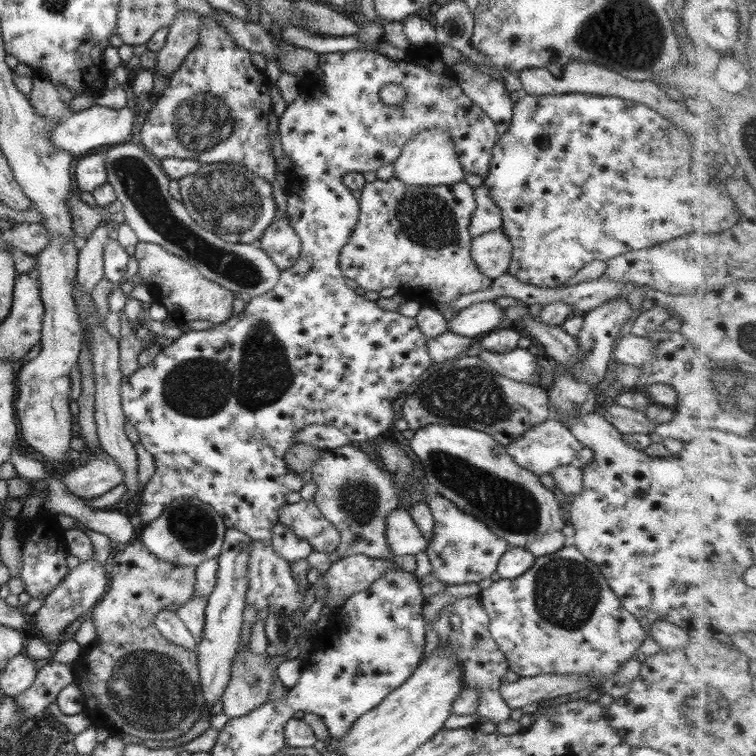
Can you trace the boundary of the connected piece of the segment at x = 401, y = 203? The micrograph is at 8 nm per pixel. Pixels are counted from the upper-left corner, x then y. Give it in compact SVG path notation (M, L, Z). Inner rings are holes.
M393 176L388 180L376 178L370 183L365 183L358 199L359 214L357 222L349 235L347 244L340 250L338 264L342 276L355 280L357 286L363 288L365 291L379 292L380 290L383 290L383 288L396 288L406 301L413 300L417 301L422 306L431 306L432 308L435 308L442 314L442 317L447 322L447 320L450 320L458 313L458 311L450 307L453 300L462 294L483 290L484 288L487 288L491 282L477 271L477 267L472 263L470 257L470 240L472 239L472 236L468 233L468 228L472 212L476 207L473 189L473 187L467 185L464 181L448 185L410 185Z

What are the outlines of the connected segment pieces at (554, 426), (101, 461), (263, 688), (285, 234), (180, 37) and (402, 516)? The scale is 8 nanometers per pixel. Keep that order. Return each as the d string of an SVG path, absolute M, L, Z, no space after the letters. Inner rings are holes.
M549 418L542 424L536 424L526 430L520 438L505 446L507 454L519 468L525 468L535 478L550 474L557 466L575 463L575 456L584 446L568 431L557 418Z
M105 451L93 454L87 463L67 472L61 480L69 494L84 501L101 497L121 481L123 472Z
M238 645L227 688L221 695L222 712L229 719L245 716L260 704L268 702L266 696L272 688L268 656L253 655L248 645L243 647L243 653L238 653L240 648Z
M284 218L272 222L263 231L257 246L272 260L281 272L295 265L300 251L298 235Z
M179 13L169 26L164 46L157 52L157 64L153 68L159 76L170 78L183 63L183 58L195 47L201 17L195 13Z
M406 506L391 511L385 521L385 542L391 556L415 555L426 550L428 542L419 534Z

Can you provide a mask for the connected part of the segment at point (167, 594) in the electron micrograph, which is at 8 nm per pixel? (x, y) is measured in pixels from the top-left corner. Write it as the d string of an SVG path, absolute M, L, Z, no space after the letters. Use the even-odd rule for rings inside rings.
M135 541L133 544L127 544L127 547L117 552L115 556L113 556L110 566L110 589L107 591L103 599L98 602L95 608L93 608L93 612L91 612L91 615L93 616L91 616L90 620L91 623L93 623L93 628L95 629L95 640L93 640L93 644L82 646L82 654L79 654L79 658L71 663L73 667L73 675L75 675L75 678L73 678L75 680L74 683L77 685L77 689L81 691L85 698L83 701L83 712L85 712L85 714L90 718L91 725L96 728L106 729L114 734L130 734L133 738L137 736L137 738L140 738L143 741L149 739L152 740L152 742L155 740L175 739L189 730L193 722L198 720L202 709L202 692L198 679L198 670L196 667L196 651L185 650L182 646L168 642L155 628L153 619L155 619L155 615L159 614L159 612L163 610L176 612L177 609L183 607L183 605L185 605L185 603L192 598L194 594L195 582L194 567L181 566L180 564L176 564L176 562L161 560L160 558L157 558L147 552L140 541Z

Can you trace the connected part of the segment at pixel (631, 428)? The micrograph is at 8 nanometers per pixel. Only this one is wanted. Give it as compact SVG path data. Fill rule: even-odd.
M617 404L610 405L601 415L621 434L649 435L655 426L654 422L651 422L643 412Z

